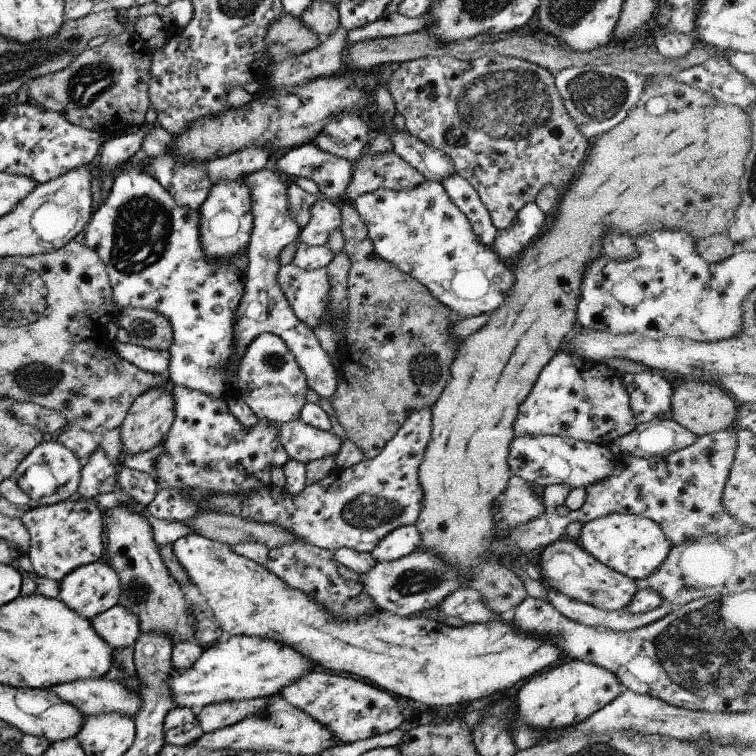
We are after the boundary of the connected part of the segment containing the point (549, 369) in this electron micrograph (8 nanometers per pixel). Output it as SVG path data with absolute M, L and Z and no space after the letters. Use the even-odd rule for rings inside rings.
M560 350L540 371L530 394L519 406L513 429L516 437L558 435L606 447L637 426L621 374L603 362Z

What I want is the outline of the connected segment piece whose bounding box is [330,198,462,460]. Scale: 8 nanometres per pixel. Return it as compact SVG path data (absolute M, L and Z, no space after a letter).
M349 198L343 201L340 210L340 230L345 242L343 251L351 267L347 280L345 326L340 335L341 355L336 368L338 384L330 402L348 440L370 460L382 452L412 411L430 409L438 400L450 380L450 365L462 339L452 339L449 332L456 323L454 311L434 298L421 282L376 254L369 230Z

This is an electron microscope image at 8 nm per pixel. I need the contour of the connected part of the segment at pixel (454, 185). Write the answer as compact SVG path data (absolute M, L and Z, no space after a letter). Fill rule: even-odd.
M458 174L442 184L452 202L467 216L478 240L492 248L499 230L493 225L488 209L473 186Z

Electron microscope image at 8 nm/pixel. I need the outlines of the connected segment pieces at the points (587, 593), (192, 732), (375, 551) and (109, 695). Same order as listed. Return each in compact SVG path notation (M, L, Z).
M560 537L540 551L542 582L550 589L560 592L569 599L591 604L605 611L620 611L633 599L637 591L634 579L628 578L609 566L595 559L586 549L582 548L577 540L569 537Z
M188 707L170 710L163 722L165 742L179 747L194 744L205 733L198 722L196 712Z
M406 525L389 532L369 553L376 563L390 562L412 554L420 546L419 528Z
M103 676L98 679L82 679L53 686L51 688L60 700L74 705L82 715L101 715L106 713L118 713L134 718L141 709L143 700L136 691L131 691L120 681L106 680Z

